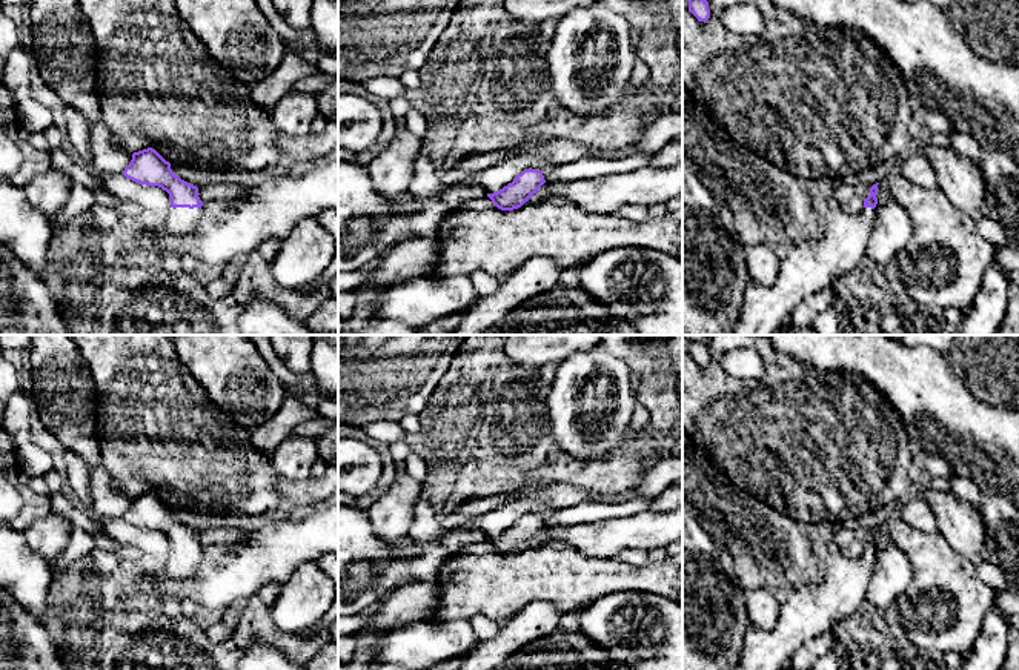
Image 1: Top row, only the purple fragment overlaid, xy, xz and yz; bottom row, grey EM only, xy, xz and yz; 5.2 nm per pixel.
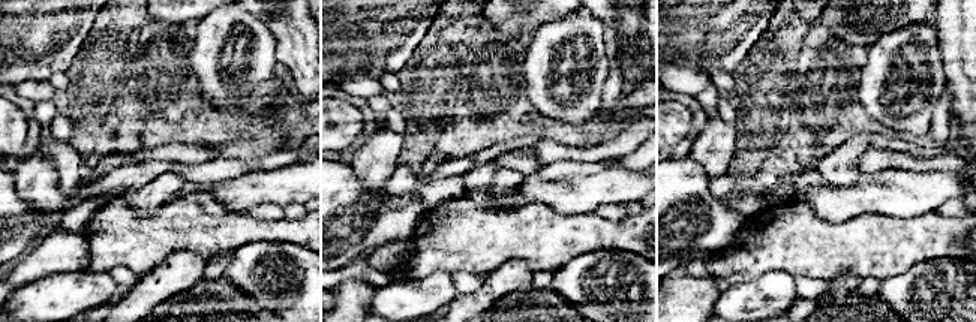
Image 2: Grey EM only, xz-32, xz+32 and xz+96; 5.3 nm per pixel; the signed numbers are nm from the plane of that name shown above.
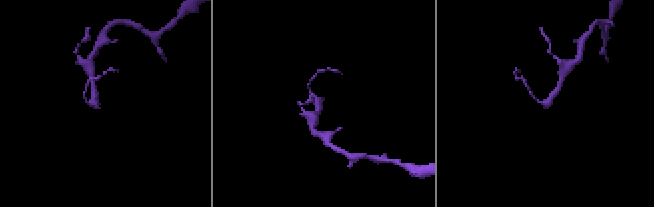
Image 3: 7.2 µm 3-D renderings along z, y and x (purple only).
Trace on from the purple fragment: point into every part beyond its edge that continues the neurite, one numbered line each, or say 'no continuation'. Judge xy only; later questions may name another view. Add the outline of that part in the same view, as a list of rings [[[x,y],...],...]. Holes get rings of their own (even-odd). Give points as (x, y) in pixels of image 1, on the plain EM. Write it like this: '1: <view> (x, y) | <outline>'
1: xy (179, 564) | [[[169,552],[163,569],[174,579],[194,579],[200,562],[200,552]]]

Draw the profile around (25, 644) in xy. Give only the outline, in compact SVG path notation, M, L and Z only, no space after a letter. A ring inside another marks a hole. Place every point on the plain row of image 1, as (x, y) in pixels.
M0 587L0 670L68 670L38 618Z

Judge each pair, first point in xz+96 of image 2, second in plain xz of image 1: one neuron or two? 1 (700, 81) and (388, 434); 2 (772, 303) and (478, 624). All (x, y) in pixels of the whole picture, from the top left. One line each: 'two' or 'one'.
1: one
2: two

